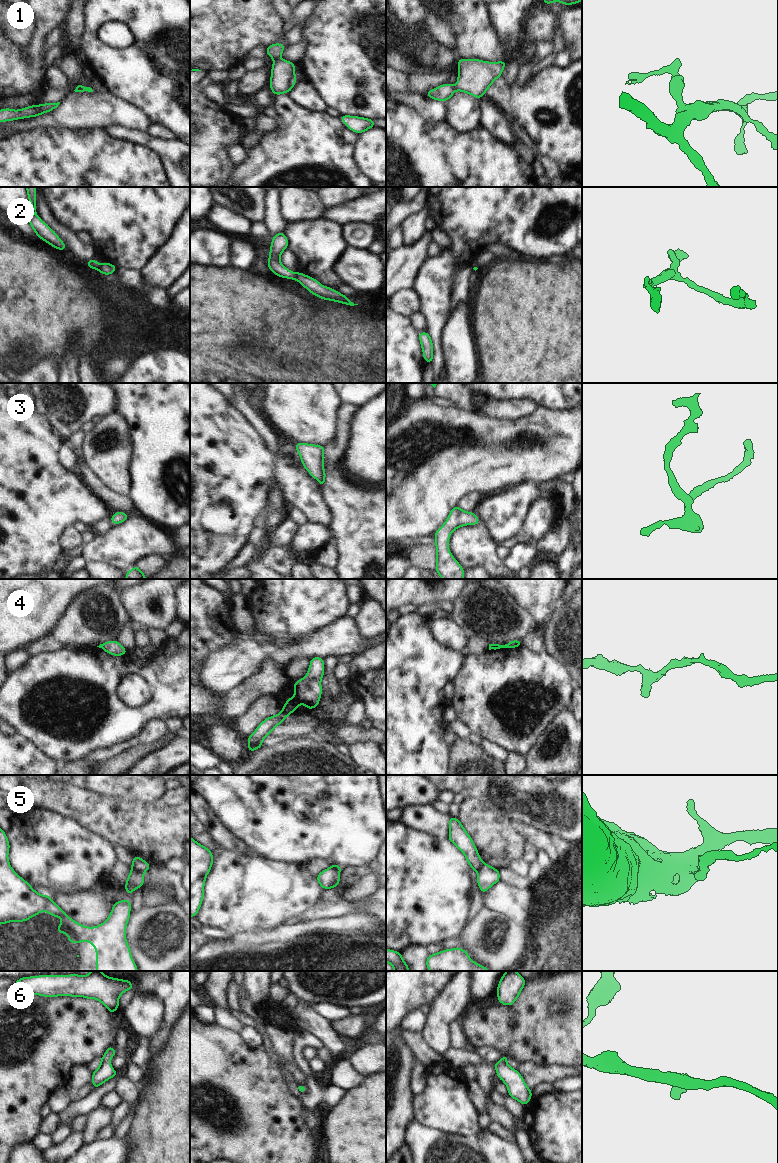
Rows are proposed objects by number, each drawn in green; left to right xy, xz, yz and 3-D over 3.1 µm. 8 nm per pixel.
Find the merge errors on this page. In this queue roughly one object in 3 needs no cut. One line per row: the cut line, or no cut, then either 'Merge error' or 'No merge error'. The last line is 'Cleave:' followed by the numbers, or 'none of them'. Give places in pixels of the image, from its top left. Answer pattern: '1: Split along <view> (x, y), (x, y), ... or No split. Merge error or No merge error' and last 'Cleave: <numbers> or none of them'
1: Split along xz (279, 59), (274, 62). Merge error
2: Split along xz (294, 273), (295, 278). Merge error
3: No split. No merge error
4: Split along xz (295, 696), (299, 702). Merge error
5: Split along xy (131, 866), (142, 873). Merge error
6: No split. No merge error
Cleave: 1, 2, 4, 5.

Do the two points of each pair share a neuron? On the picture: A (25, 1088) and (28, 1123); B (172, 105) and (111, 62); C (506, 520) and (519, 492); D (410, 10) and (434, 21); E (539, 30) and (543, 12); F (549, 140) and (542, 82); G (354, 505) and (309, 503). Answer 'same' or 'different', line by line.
A: same
B: same
C: same
D: same
E: same
F: same
G: different

